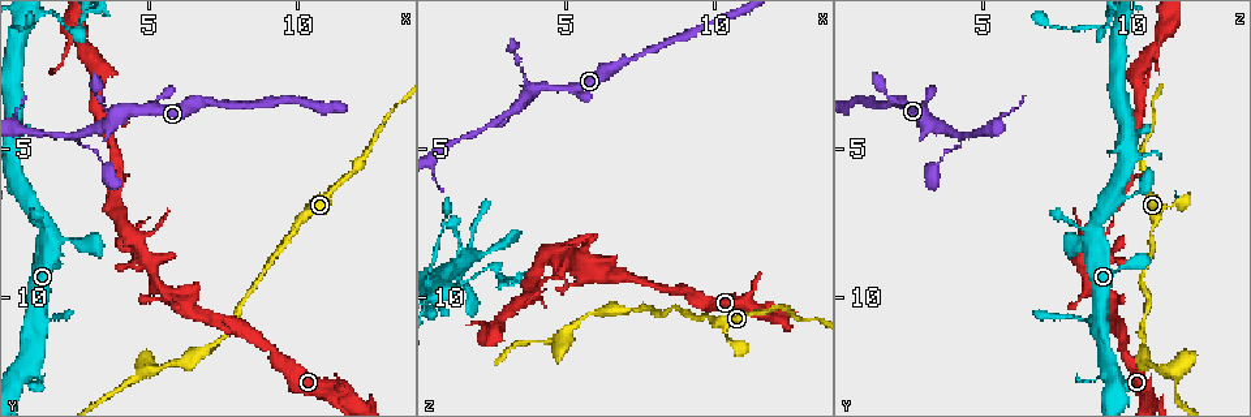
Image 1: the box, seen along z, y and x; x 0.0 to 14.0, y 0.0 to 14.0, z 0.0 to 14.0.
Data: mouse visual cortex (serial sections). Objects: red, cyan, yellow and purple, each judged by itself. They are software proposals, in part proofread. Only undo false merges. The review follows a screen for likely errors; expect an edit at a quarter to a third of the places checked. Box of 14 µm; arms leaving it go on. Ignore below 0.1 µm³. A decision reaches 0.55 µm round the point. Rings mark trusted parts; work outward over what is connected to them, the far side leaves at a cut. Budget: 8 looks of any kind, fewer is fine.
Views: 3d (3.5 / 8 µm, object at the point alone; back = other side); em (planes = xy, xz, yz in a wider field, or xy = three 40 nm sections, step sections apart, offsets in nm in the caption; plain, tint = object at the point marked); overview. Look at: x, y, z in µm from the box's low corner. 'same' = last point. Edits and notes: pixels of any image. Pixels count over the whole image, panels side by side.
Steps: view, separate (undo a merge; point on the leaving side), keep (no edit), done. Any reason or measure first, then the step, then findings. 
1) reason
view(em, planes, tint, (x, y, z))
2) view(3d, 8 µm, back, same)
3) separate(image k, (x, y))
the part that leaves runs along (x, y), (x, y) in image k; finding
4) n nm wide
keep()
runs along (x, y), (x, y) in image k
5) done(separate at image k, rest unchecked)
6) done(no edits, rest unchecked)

a fork
view(3d, 3.5 µm, (11.3, 13.1, 10.5))

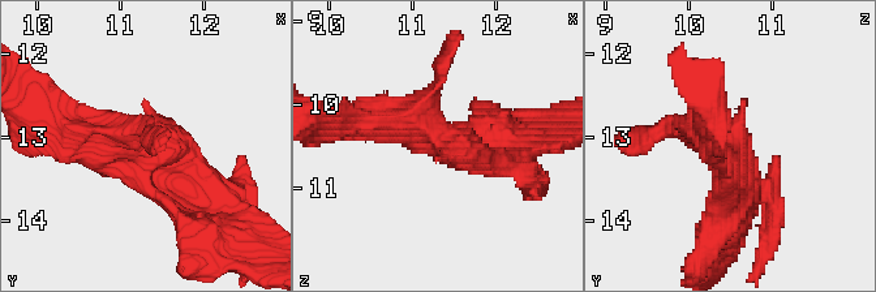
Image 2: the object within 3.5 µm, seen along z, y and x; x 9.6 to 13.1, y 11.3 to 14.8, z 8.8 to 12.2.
view(em, xy, step 2, tint, (11.25, 13.15, 10.40))

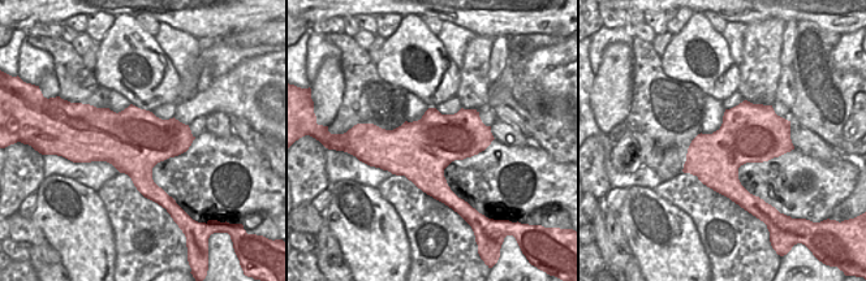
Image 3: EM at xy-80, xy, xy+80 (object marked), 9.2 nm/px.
keep()
runs along (65, 124), (170, 147), (214, 188) in image 2; continuous, no second cell

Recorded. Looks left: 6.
arms part here
view(3d, 8 µm, (3.9, 3.9, 3.1))

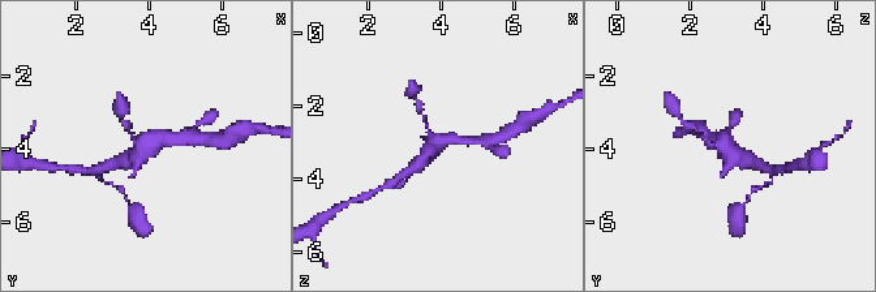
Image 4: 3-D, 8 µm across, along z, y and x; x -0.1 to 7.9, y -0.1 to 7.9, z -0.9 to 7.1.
view(3d, 3.5 µm, (3.9, 3.9, 3.0))

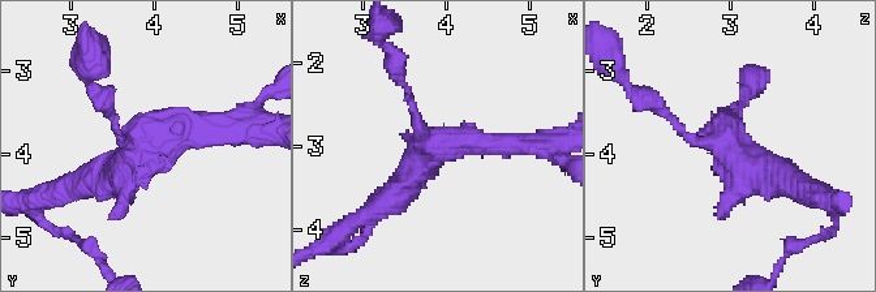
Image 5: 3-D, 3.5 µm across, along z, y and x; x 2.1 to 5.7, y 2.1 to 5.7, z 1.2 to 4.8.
keep()
runs along (523, 144), (442, 144), (386, 201) in image 5; all the same cell

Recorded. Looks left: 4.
abrupt turn
view(em, xy, step 1, tint, (2.7, 4.6, 4.1))

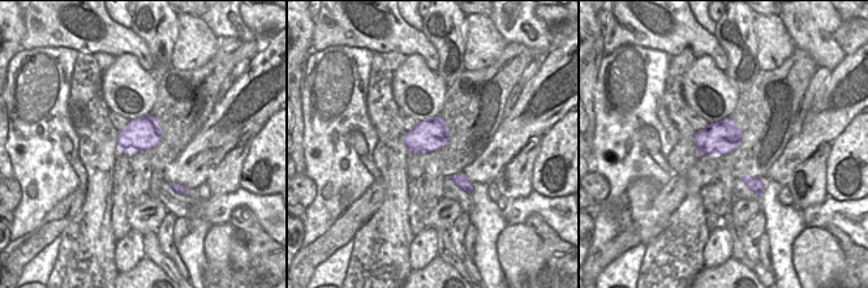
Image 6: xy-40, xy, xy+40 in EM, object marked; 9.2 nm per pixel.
view(3d, 3.5 µm, same)

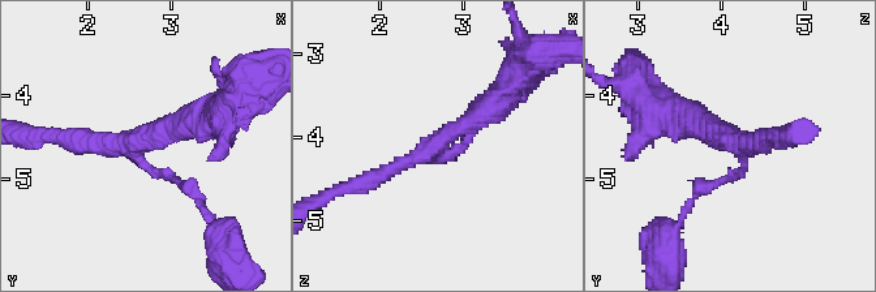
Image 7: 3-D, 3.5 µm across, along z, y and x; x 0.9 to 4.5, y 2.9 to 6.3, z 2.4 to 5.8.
3 arms
keep()
runs along (498, 99), (430, 149), (355, 185) in image 7; all the same cell

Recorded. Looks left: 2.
done(no edits, rest unchecked)

